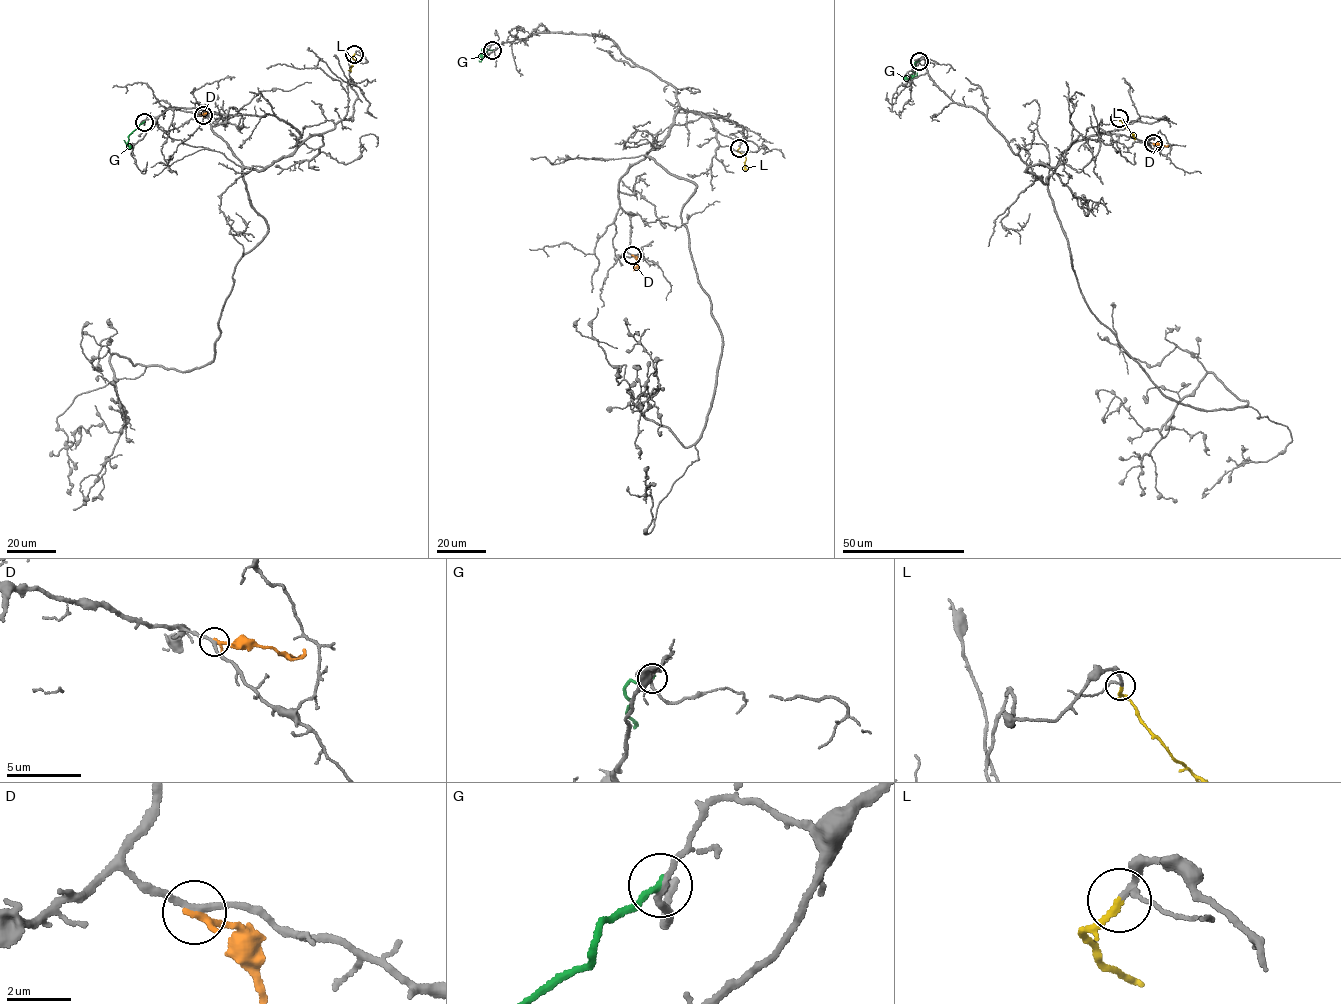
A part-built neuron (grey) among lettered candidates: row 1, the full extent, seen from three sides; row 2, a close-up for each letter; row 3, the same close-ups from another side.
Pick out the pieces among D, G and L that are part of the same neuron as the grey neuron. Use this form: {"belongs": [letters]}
{"belongs": ["L"]}

